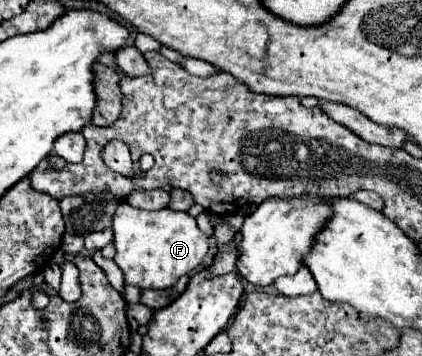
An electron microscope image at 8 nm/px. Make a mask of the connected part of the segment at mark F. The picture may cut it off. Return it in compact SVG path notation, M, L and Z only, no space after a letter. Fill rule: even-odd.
M121 203L113 217L113 245L117 249L113 261L125 275L125 283L141 289L169 289L181 275L193 271L207 255L207 235L197 227L195 217L189 213L161 209L141 211Z

